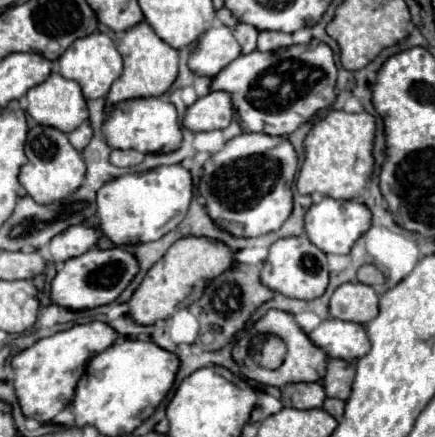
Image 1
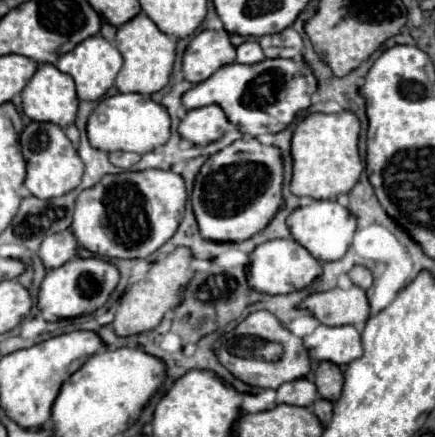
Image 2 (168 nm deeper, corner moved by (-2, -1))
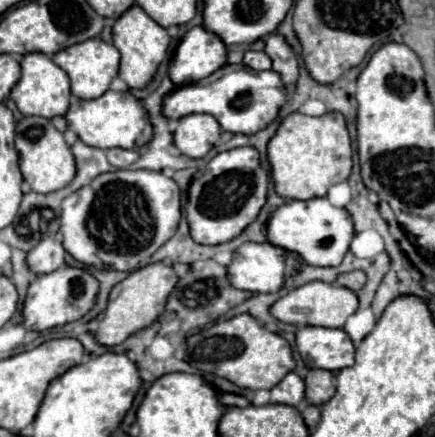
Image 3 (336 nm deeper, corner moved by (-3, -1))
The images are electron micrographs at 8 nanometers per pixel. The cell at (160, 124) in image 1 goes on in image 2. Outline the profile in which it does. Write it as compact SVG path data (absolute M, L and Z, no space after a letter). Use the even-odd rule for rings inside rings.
M117 93L99 101L99 105L91 111L87 119L87 137L91 147L101 151L133 151L133 153L149 153L151 149L163 145L169 139L171 119L163 105L141 93Z

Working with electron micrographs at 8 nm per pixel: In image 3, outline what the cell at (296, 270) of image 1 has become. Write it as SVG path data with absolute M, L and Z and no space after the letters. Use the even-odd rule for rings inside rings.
M244 243L236 249L234 259L228 267L228 275L232 277L232 285L236 285L236 289L254 293L276 293L282 289L284 279L292 277L300 269L300 265L302 259L298 257L298 253L286 251L272 243Z

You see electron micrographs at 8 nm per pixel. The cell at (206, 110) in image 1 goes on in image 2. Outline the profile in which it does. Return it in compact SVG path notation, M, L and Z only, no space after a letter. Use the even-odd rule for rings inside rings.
M207 105L199 109L187 111L185 119L179 123L179 135L181 139L203 147L207 143L213 143L223 137L223 133L231 127L225 113L217 105Z

